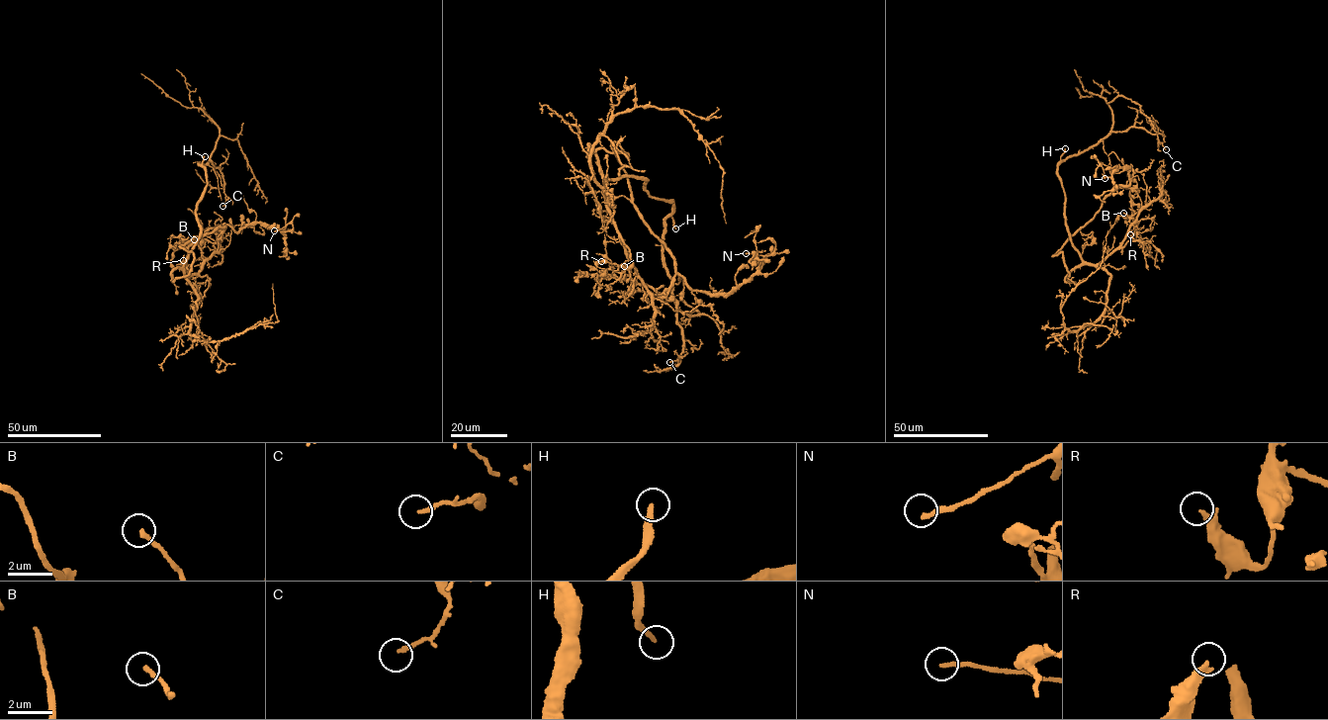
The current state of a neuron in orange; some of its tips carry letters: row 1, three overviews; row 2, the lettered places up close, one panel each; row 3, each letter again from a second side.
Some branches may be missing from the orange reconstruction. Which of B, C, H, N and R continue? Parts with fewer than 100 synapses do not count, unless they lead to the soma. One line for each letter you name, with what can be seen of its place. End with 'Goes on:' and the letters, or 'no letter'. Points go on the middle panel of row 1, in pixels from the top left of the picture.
H: at (675, 228)
Goes on: H

